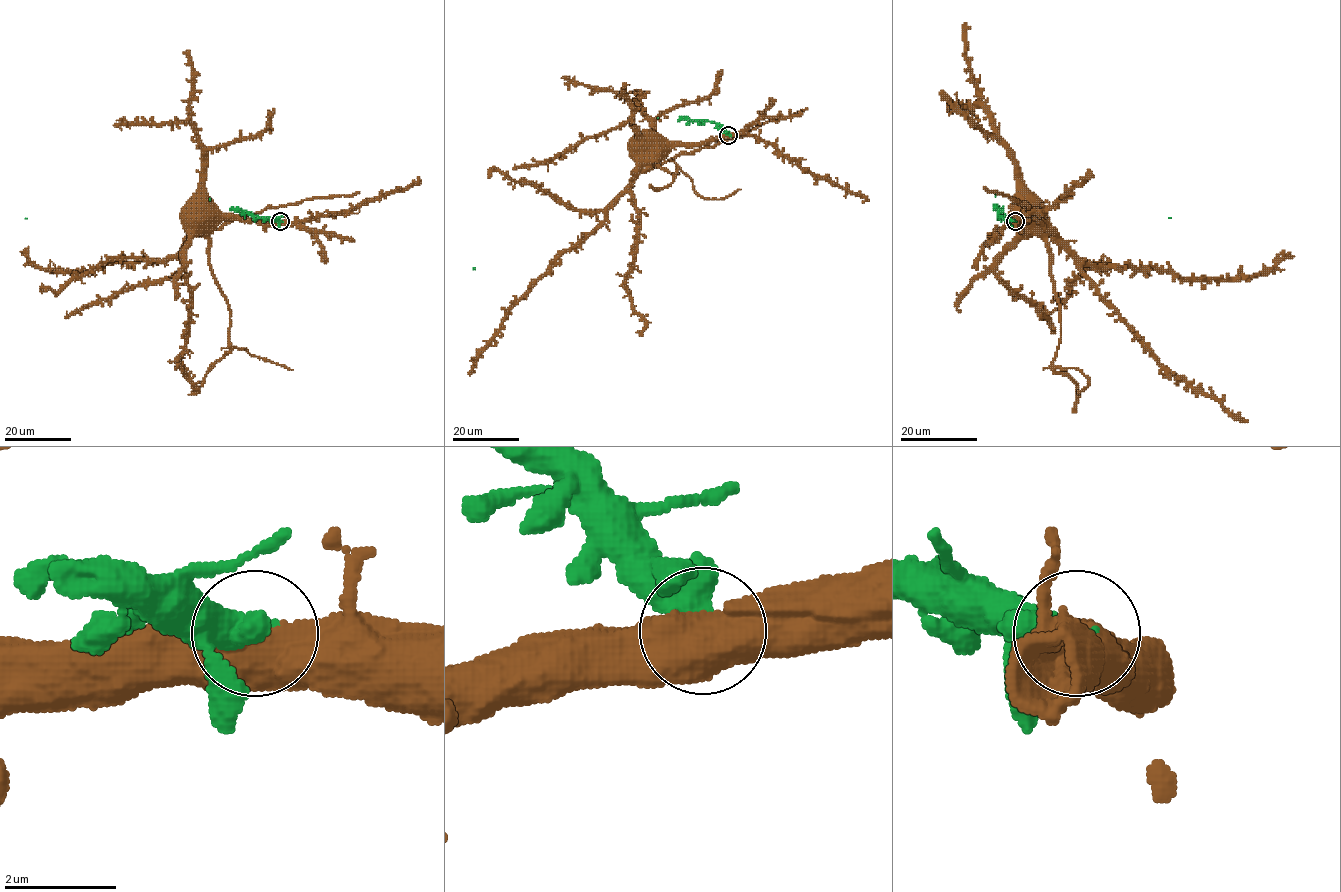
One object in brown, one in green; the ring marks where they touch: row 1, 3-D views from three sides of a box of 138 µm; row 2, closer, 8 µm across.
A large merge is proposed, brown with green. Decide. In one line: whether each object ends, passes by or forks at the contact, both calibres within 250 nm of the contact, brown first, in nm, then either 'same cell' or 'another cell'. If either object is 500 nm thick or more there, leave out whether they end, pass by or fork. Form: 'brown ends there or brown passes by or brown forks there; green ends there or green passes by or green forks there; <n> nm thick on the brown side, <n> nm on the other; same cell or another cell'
800 nm thick on the brown side, 360 nm on the other; another cell

